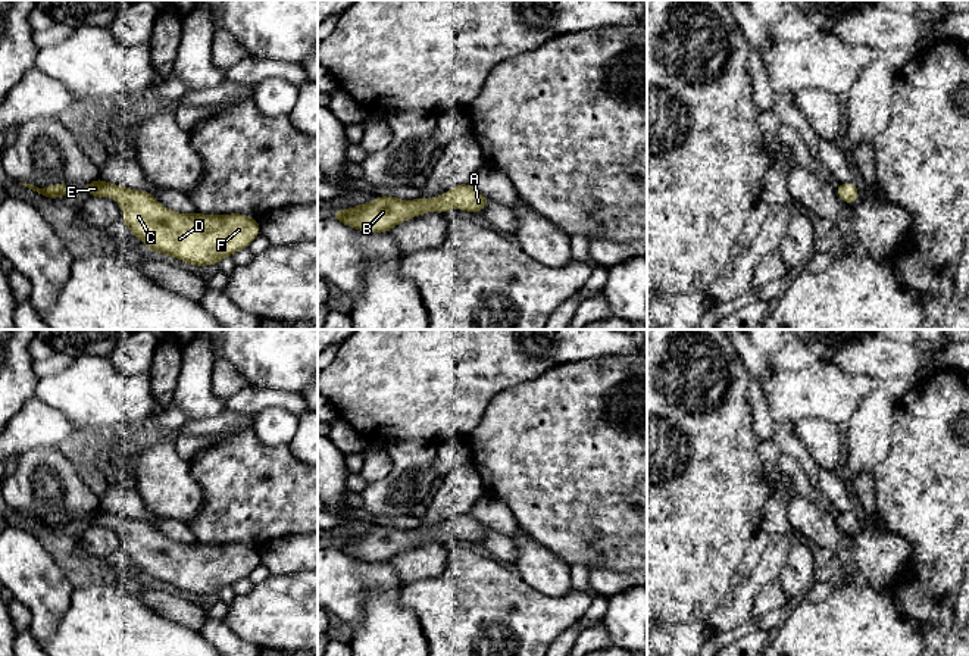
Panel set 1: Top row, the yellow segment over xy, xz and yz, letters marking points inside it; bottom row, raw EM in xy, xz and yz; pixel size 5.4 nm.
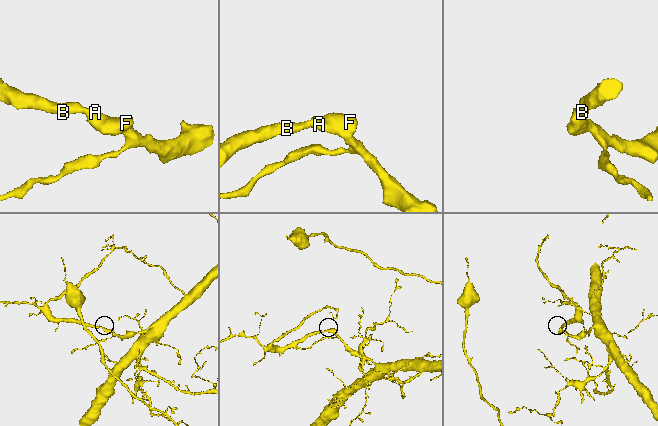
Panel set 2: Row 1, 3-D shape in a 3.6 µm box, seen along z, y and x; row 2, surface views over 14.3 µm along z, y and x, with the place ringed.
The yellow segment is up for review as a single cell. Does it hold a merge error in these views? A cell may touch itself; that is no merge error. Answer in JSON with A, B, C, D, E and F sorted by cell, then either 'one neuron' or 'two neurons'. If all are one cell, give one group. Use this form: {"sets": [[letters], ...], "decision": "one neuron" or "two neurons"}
{"sets": [["A", "B", "C", "D", "E", "F"]], "decision": "one neuron"}

